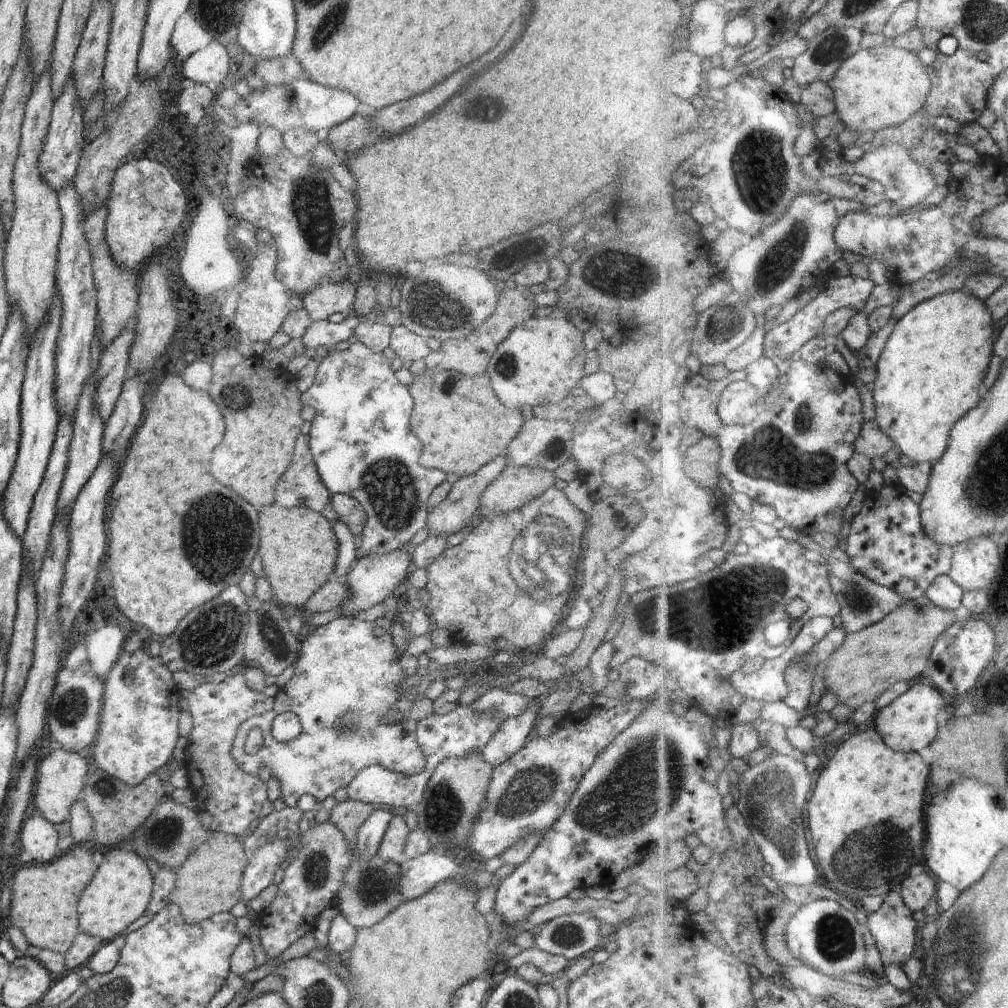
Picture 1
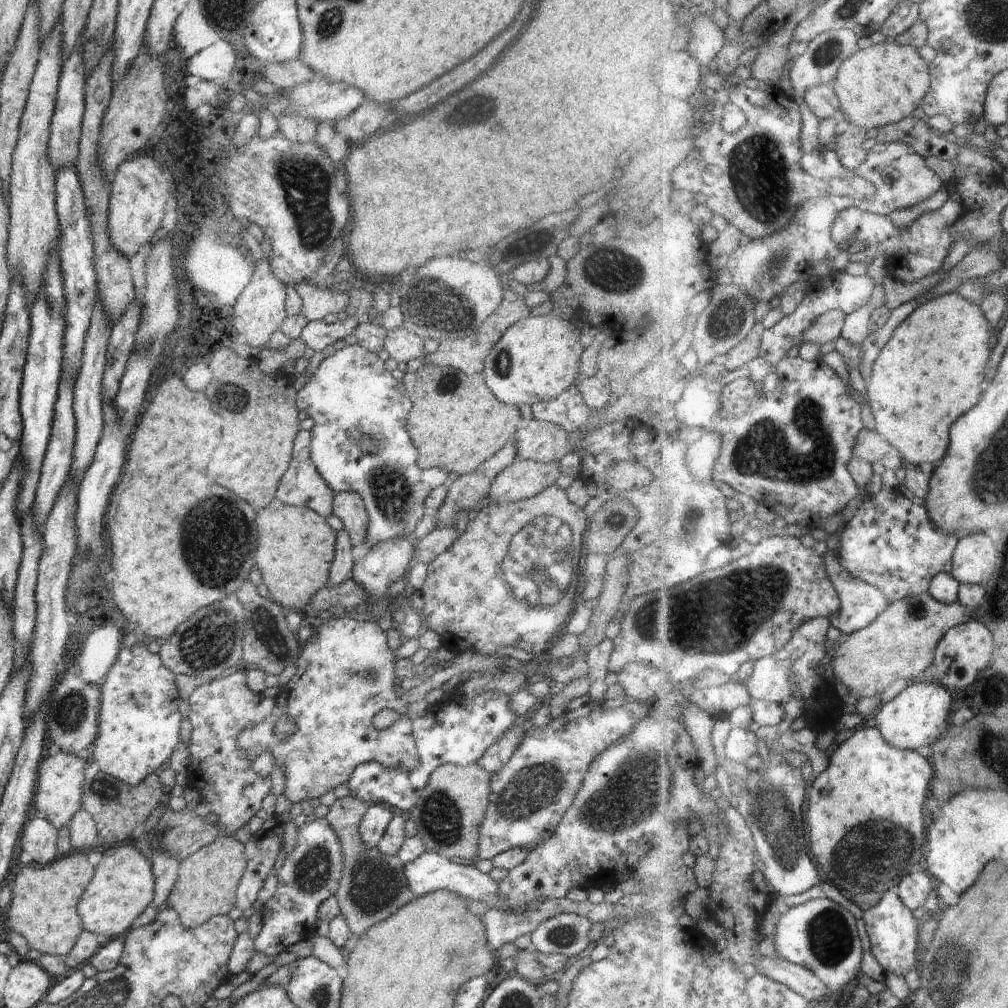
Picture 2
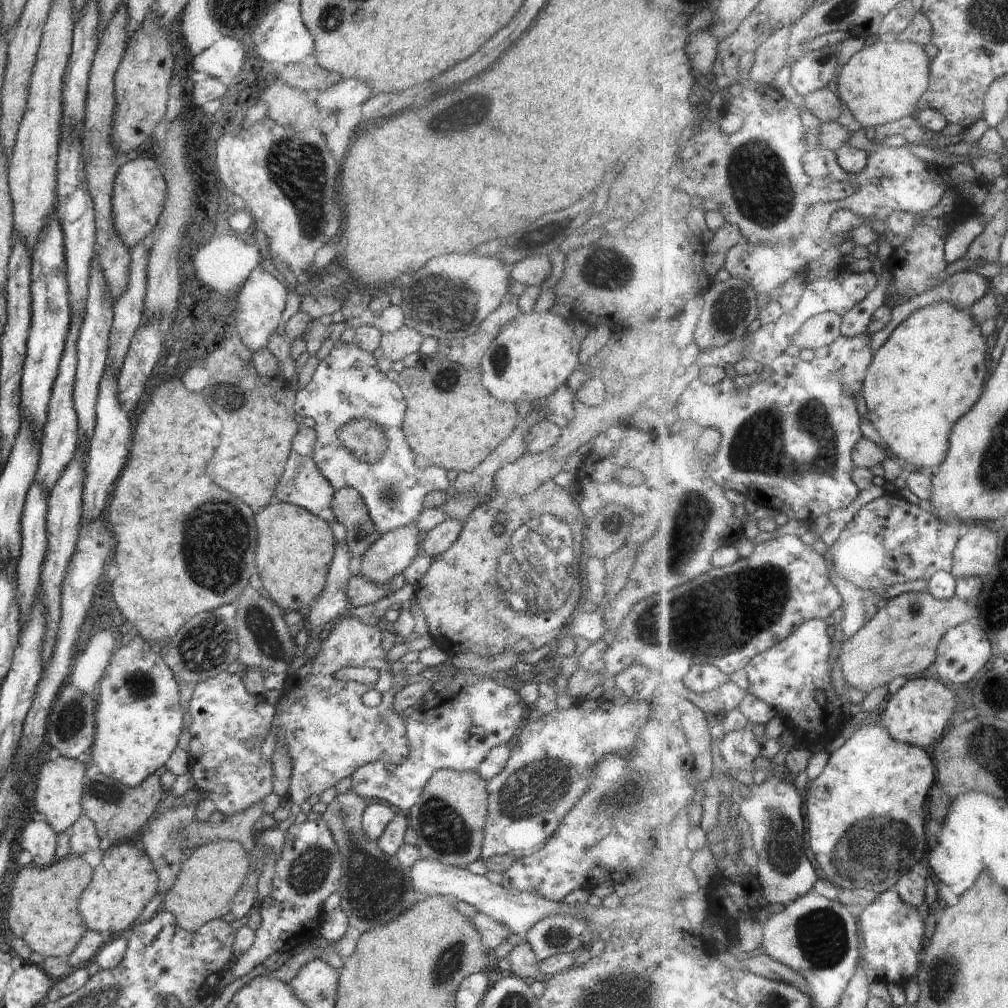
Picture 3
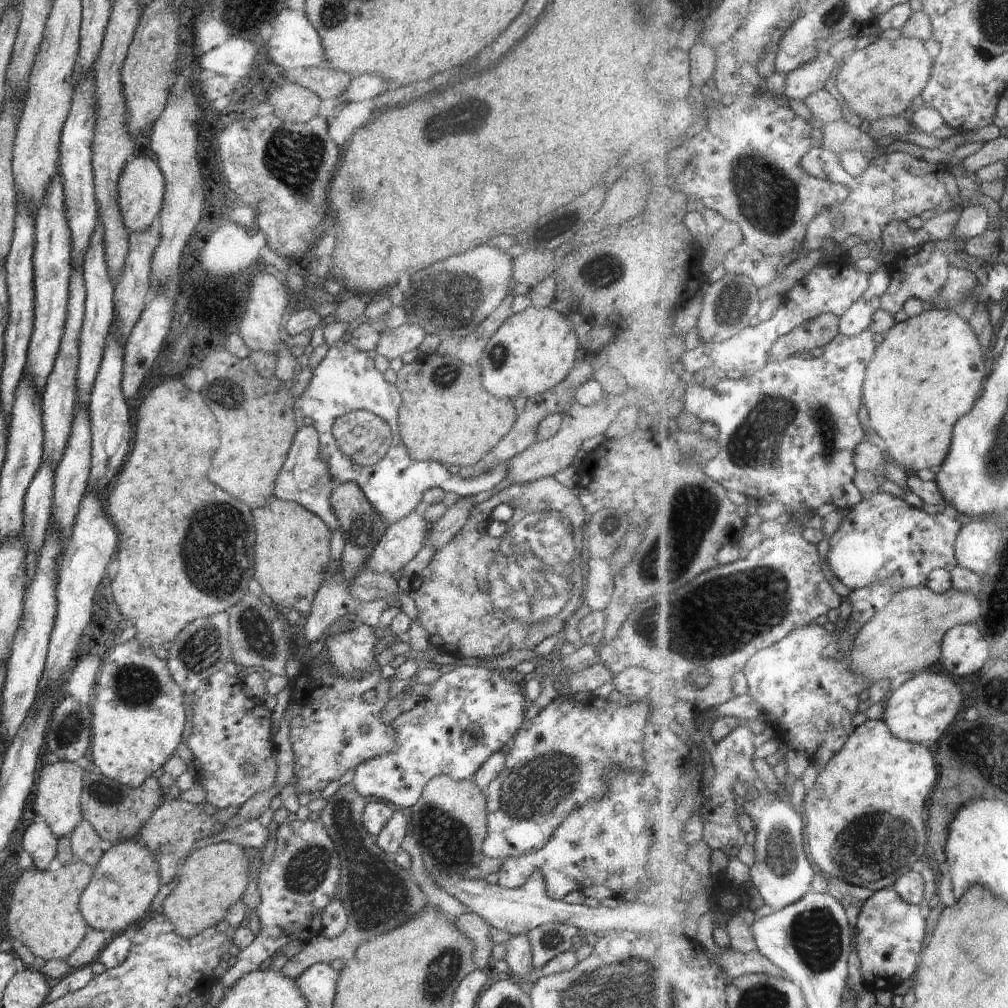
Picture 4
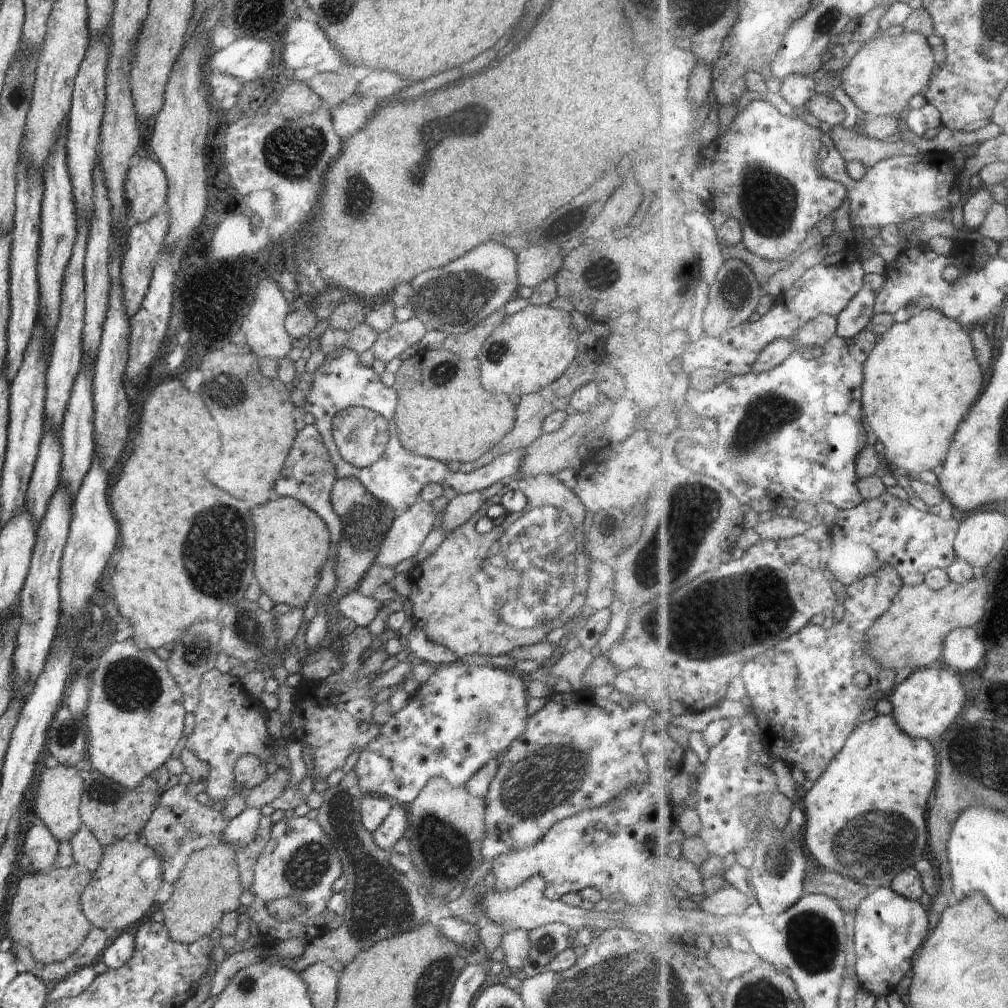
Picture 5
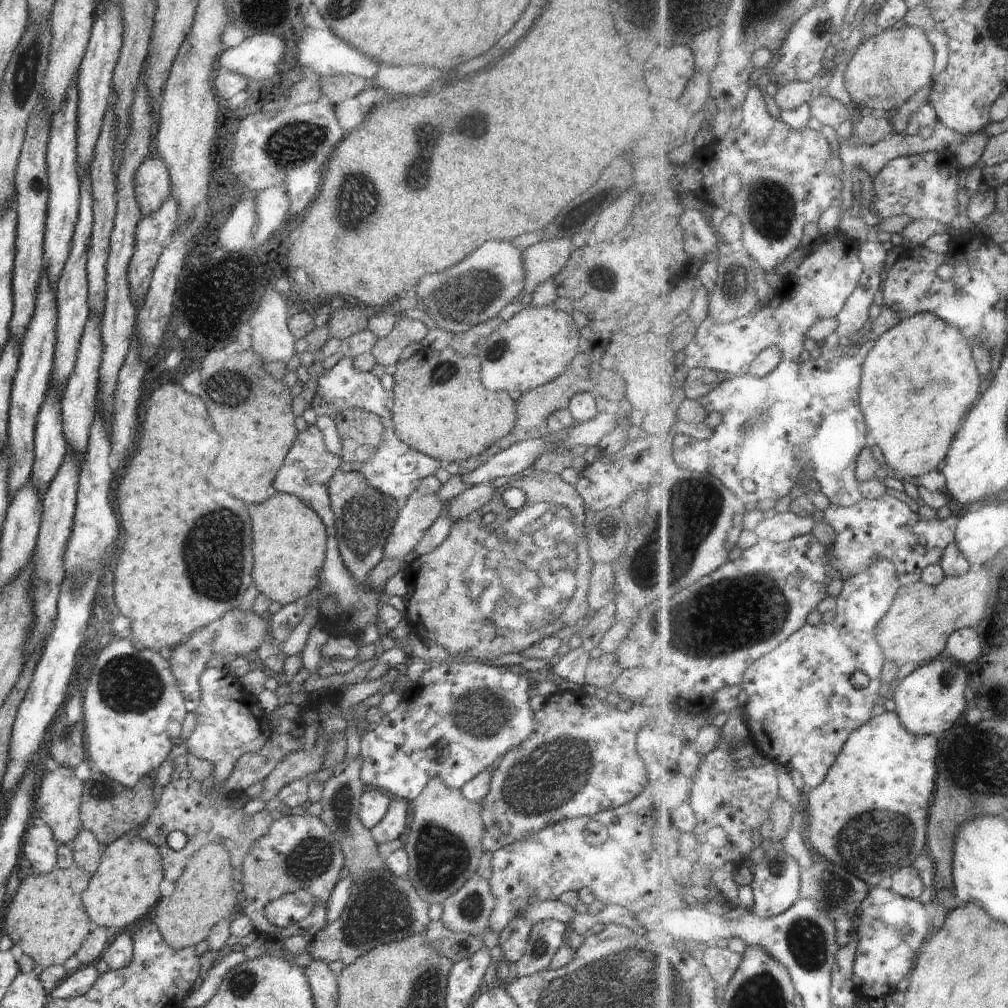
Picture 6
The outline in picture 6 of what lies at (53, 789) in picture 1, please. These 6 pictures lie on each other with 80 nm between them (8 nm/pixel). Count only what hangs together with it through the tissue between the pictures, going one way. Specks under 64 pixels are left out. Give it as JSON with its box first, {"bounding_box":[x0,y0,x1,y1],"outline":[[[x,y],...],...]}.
{"bounding_box":[34,767,84,845],"outline":[[[58,767],[53,772],[46,772],[40,780],[38,794],[36,794],[36,810],[34,819],[40,820],[49,827],[54,839],[60,845],[71,845],[76,836],[84,830],[80,821],[80,806],[82,802],[84,784],[72,769]]]}

